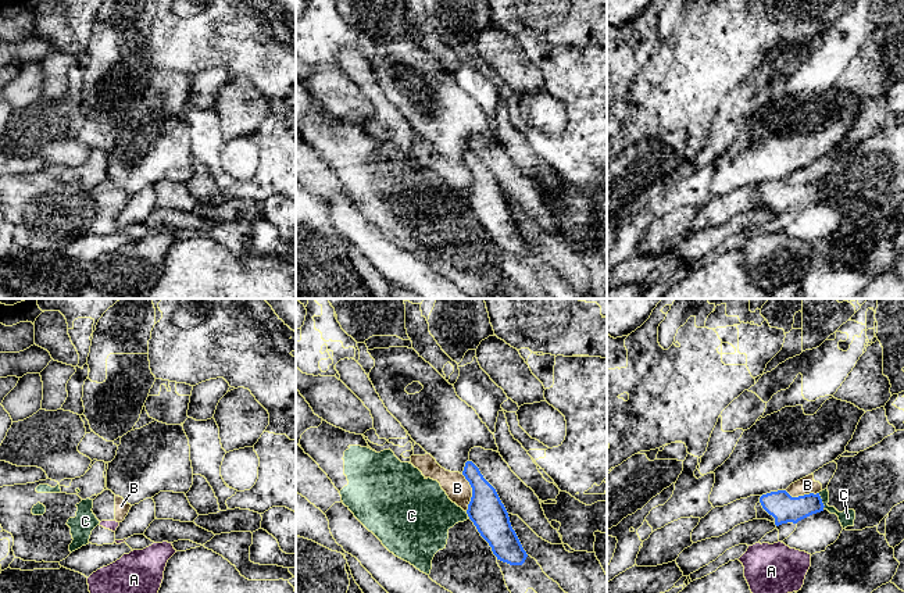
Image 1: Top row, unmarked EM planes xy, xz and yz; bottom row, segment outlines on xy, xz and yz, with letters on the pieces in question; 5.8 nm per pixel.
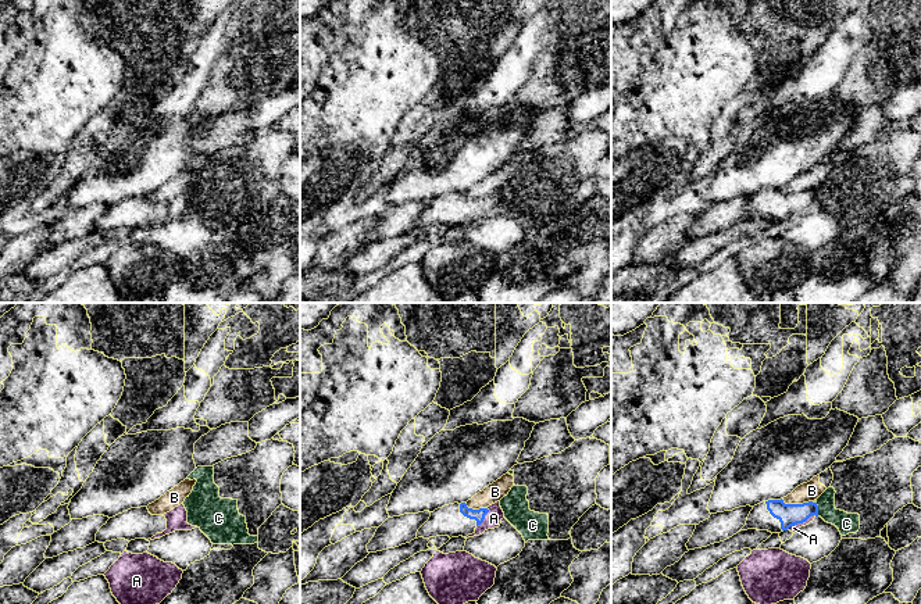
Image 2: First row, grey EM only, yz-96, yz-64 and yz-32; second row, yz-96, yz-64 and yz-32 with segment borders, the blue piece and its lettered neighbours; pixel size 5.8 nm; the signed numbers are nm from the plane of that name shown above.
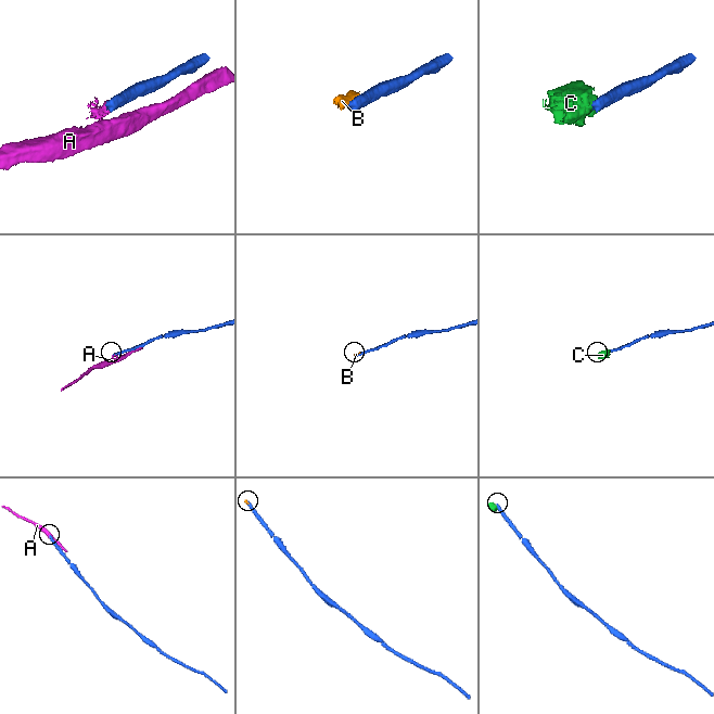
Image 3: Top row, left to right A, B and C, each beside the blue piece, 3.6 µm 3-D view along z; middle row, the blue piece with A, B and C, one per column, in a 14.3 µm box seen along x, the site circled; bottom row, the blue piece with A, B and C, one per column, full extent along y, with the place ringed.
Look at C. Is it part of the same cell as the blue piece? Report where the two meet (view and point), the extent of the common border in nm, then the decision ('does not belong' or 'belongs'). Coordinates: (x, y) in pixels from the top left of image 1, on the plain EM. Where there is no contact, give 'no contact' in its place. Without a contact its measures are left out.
contact yz (821, 190); length 100 nm; does not belong

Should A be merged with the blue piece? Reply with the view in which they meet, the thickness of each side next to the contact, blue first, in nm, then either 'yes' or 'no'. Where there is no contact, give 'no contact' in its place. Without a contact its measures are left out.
contact in yz; calibres 160 and 20 nm; no

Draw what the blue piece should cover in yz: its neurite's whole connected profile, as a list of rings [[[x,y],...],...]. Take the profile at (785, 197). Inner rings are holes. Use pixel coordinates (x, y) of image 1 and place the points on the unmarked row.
[[[786,179],[762,183],[755,194],[757,208],[768,208],[776,215],[798,210],[823,200],[819,182],[792,186]]]

